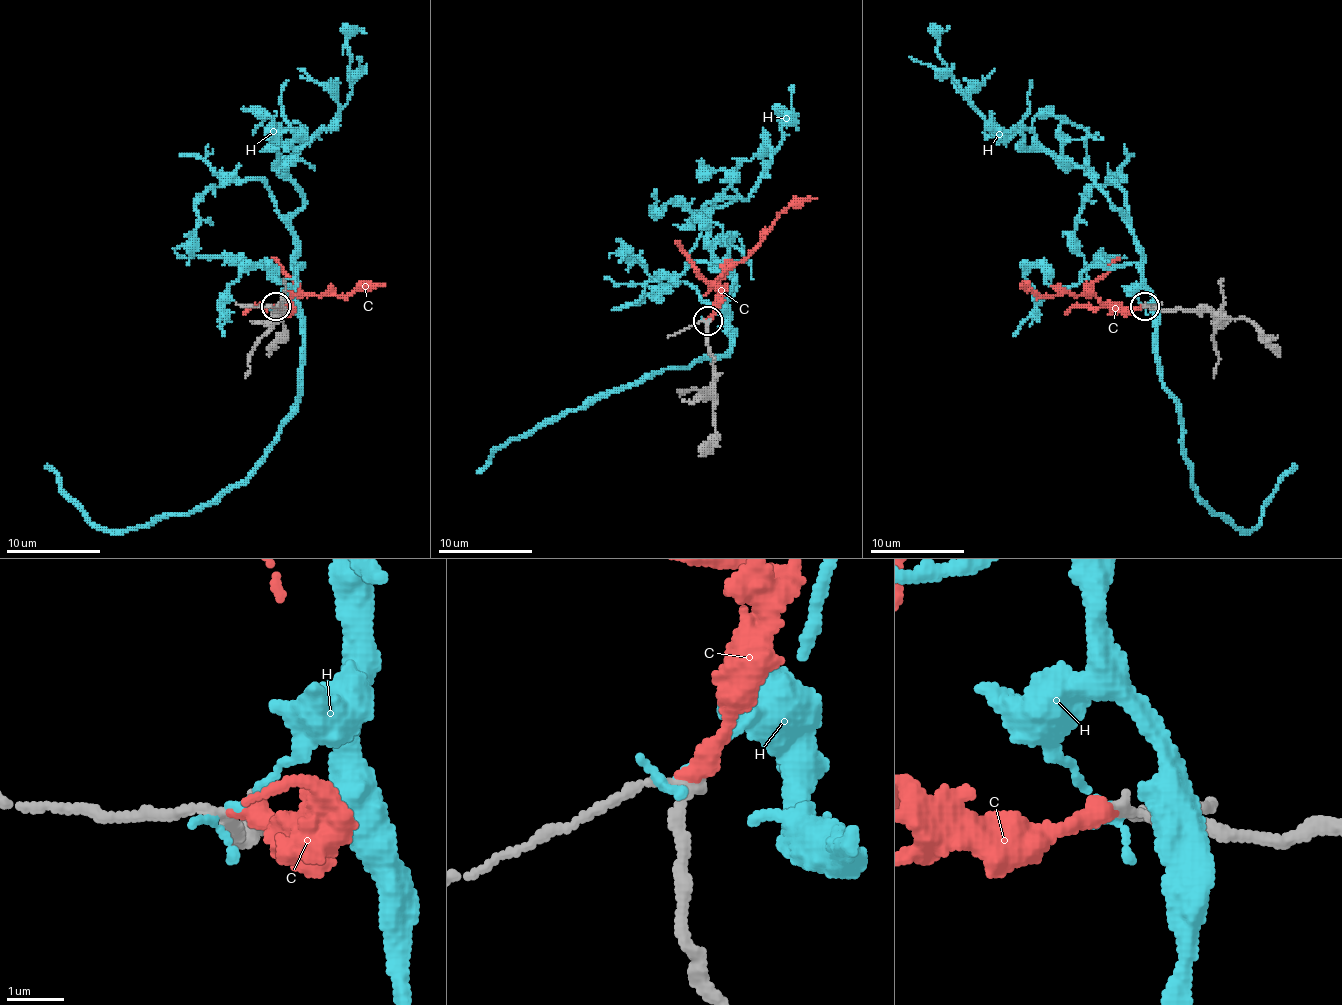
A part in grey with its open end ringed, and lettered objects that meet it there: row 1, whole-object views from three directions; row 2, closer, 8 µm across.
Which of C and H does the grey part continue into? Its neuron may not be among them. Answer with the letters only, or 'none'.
C

